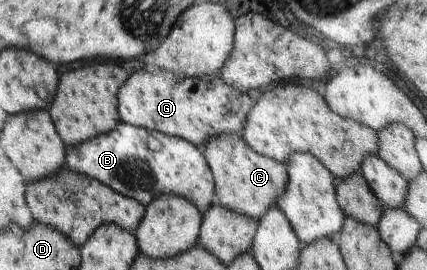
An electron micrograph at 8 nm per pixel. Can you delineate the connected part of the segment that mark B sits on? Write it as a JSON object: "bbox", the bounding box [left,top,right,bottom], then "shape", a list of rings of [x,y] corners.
{"bbox":[65,121,216,215],"shape":[[[120,121],[116,129],[66,149],[65,167],[96,179],[146,207],[156,197],[172,193],[196,205],[203,215],[216,202],[215,183],[202,150],[180,137],[164,135]]]}

